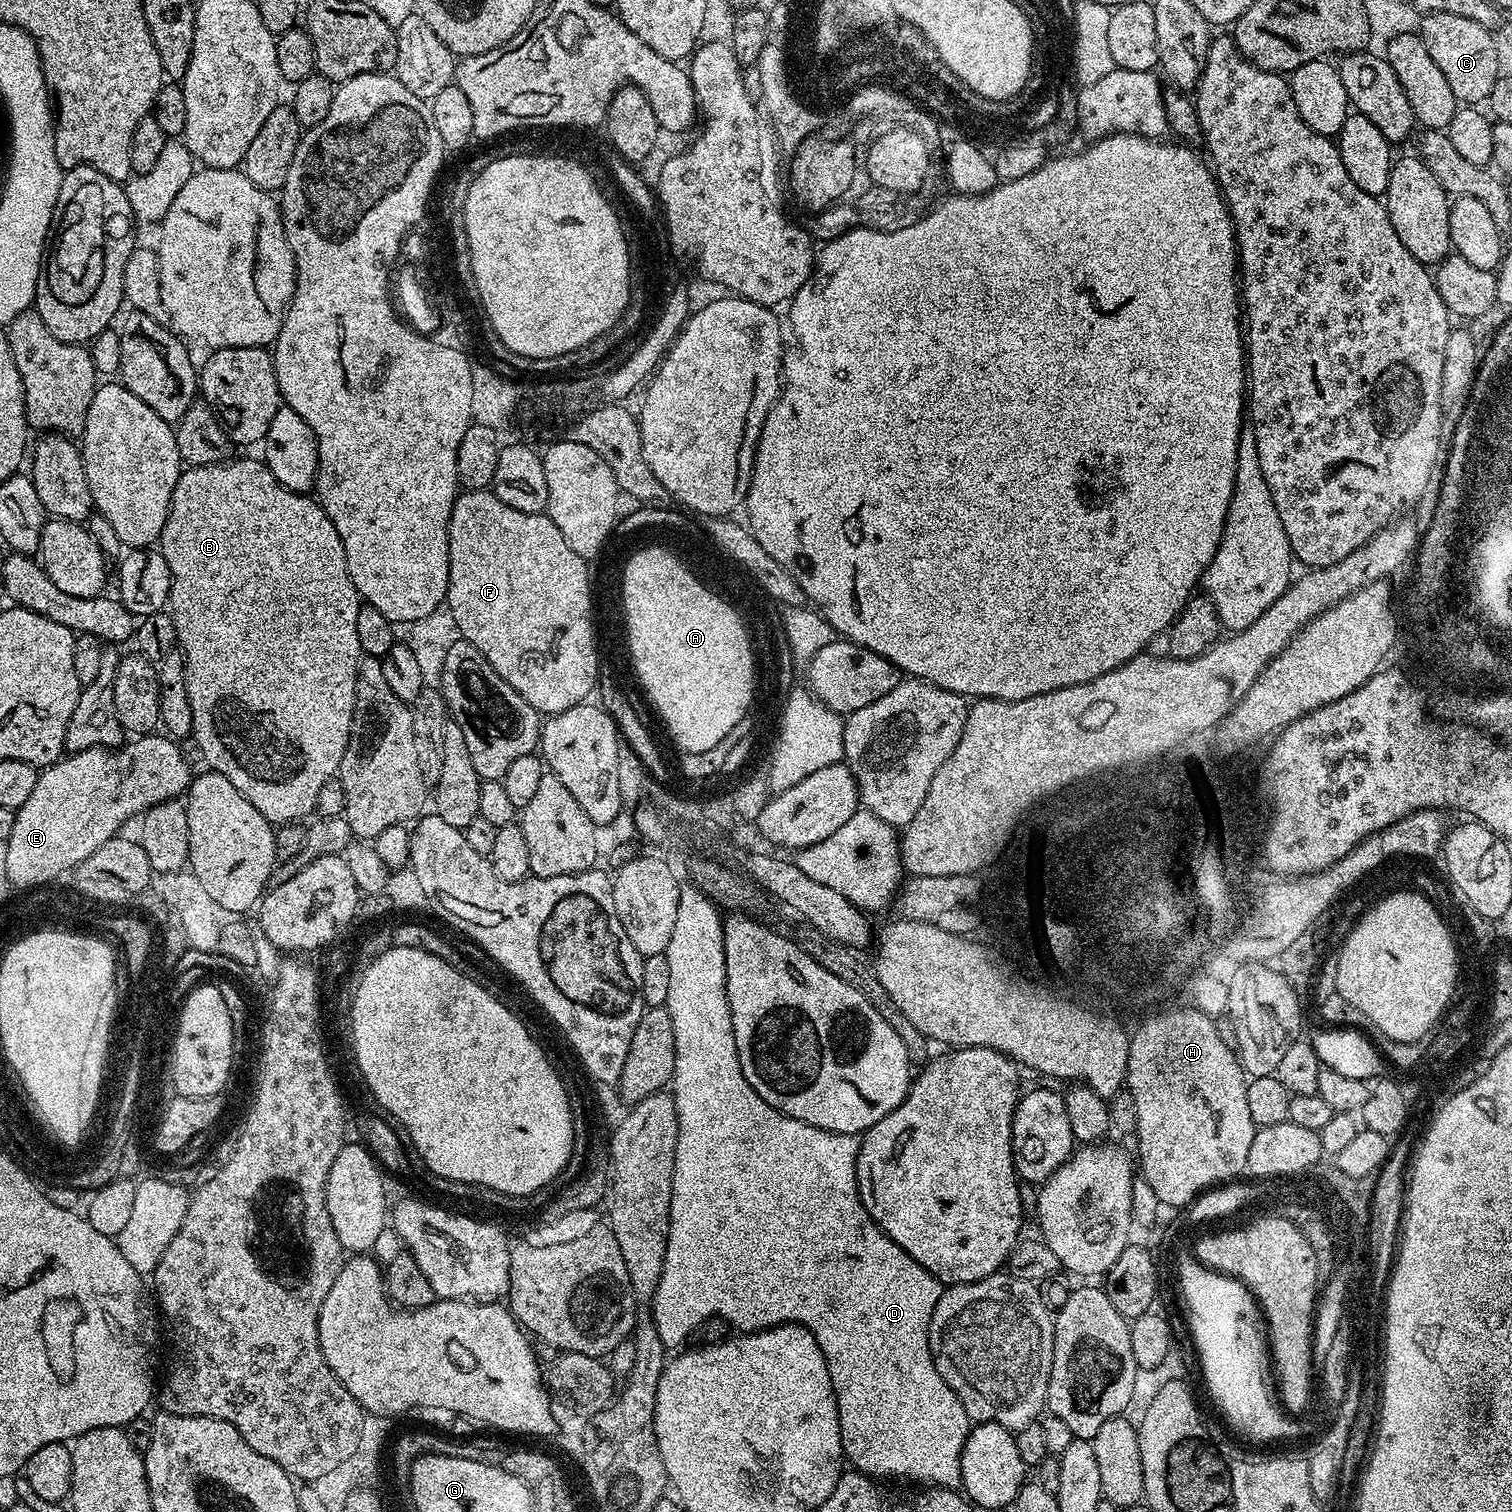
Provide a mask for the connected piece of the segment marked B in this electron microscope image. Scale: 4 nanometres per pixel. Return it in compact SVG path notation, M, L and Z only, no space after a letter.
M229 458L223 462L213 462L210 464L200 464L197 468L185 467L180 473L178 482L172 491L172 505L168 511L166 518L166 526L162 530L158 547L161 554L166 558L166 562L170 566L170 574L172 575L172 585L170 586L170 598L168 599L170 611L172 613L172 621L176 627L176 642L179 651L184 653L184 665L186 666L186 690L190 698L190 710L194 714L194 726L192 727L191 739L196 740L196 744L200 747L200 752L204 755L204 760L209 769L218 774L222 774L222 778L230 778L238 794L242 794L242 798L246 798L246 802L250 802L250 806L254 806L254 810L258 810L268 819L269 824L279 826L281 824L294 824L303 821L303 816L311 817L316 812L316 803L322 794L322 790L326 786L326 782L333 779L340 771L340 763L342 762L342 754L346 754L346 746L350 738L350 730L352 729L352 715L354 714L354 702L356 701L356 675L358 674L358 666L362 659L362 653L358 646L358 610L361 606L360 591L354 586L354 582L348 573L346 566L346 554L342 546L342 538L338 538L338 530L334 530L334 522L330 522L330 518L326 514L326 510L320 508L319 500L311 495L303 492L291 492L288 488L283 488L274 478L274 474L270 474L268 465L263 459L256 460L236 460L237 458Z

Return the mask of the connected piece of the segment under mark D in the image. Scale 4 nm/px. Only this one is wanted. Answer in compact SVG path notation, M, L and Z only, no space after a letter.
M684 886L680 889L680 901L678 902L678 919L674 922L674 934L670 934L670 946L664 951L664 956L667 965L670 966L670 988L669 998L667 1000L667 1009L670 1014L670 1022L674 1022L674 1074L670 1091L674 1102L676 1103L676 1113L678 1114L678 1146L674 1154L674 1178L672 1179L672 1197L670 1198L670 1230L668 1231L668 1245L666 1246L666 1258L662 1266L662 1278L658 1282L656 1292L653 1294L650 1301L650 1315L654 1326L658 1330L658 1334L662 1338L662 1342L666 1346L672 1344L683 1345L688 1335L699 1326L703 1320L708 1320L711 1316L721 1316L728 1324L733 1324L733 1329L739 1330L741 1333L760 1332L763 1328L773 1328L779 1324L800 1324L806 1330L810 1330L810 1334L814 1334L814 1338L818 1342L818 1346L822 1350L822 1354L826 1358L826 1366L830 1370L830 1378L832 1385L836 1391L836 1401L838 1402L838 1414L840 1415L840 1433L842 1434L842 1446L844 1447L845 1457L850 1461L851 1467L857 1472L863 1472L865 1476L873 1478L881 1478L880 1476L905 1476L908 1480L921 1480L921 1485L935 1486L938 1488L955 1489L960 1484L960 1459L964 1450L964 1443L970 1431L970 1421L966 1410L962 1406L962 1402L958 1402L958 1394L954 1394L954 1390L950 1390L950 1386L946 1386L946 1382L942 1382L942 1374L938 1374L938 1370L934 1366L934 1358L930 1350L930 1342L928 1341L928 1331L930 1330L930 1318L934 1314L934 1306L938 1306L938 1298L942 1291L942 1285L939 1280L934 1279L928 1271L922 1266L918 1266L918 1262L914 1262L914 1258L910 1258L910 1254L906 1254L906 1250L902 1250L894 1241L892 1241L883 1230L872 1220L872 1215L864 1208L864 1201L860 1198L860 1186L856 1182L856 1159L860 1153L860 1140L856 1136L850 1134L838 1134L830 1130L822 1130L818 1126L810 1126L806 1122L802 1122L798 1118L790 1118L786 1114L782 1114L774 1106L770 1106L770 1102L766 1102L762 1098L758 1098L758 1094L754 1090L754 1086L750 1086L750 1082L746 1082L746 1074L742 1074L742 1066L738 1058L738 1046L734 1042L734 1034L732 1033L732 1015L730 1014L730 1002L728 1001L728 991L726 990L726 954L724 953L724 921L721 913L712 912L713 905L706 902L706 897L699 888L695 886Z

